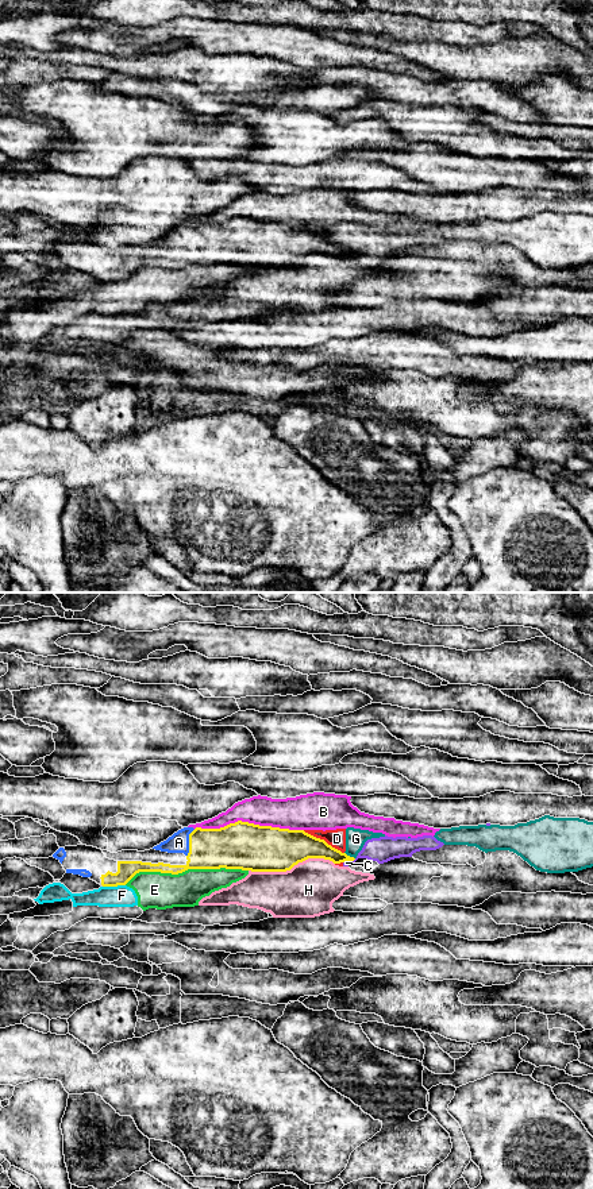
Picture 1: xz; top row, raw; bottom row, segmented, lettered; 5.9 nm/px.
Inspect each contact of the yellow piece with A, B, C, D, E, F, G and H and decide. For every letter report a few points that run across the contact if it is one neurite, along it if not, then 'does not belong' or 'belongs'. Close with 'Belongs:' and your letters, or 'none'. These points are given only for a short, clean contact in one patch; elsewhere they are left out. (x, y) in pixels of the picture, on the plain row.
A: line xz (231, 242), (201, 242), (189, 238), (178, 238); belongs
B: does not belong
C: does not belong
D: line xz (303, 226), (323, 234), (343, 249); does not belong
E: does not belong
F: line xz (124, 280), (103, 282); does not belong
G: does not belong
H: does not belong
Belongs: A

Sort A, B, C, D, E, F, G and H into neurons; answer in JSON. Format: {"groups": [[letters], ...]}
{"groups": [["A"], ["B"], ["C", "D", "G"], ["E", "F"], ["H"]]}

